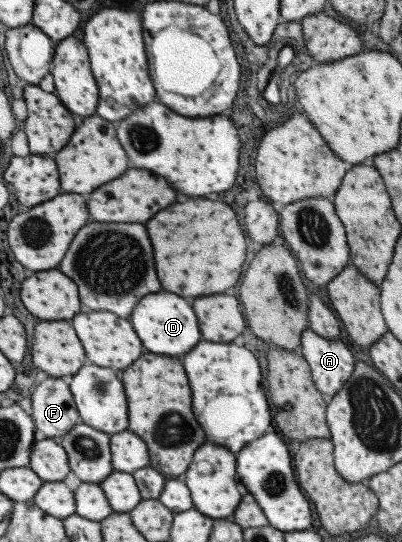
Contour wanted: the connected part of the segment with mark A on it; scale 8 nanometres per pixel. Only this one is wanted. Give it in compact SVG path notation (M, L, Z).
M304 329L297 353L308 363L312 382L328 403L352 373L355 360L350 350L340 340L321 338L314 331Z

